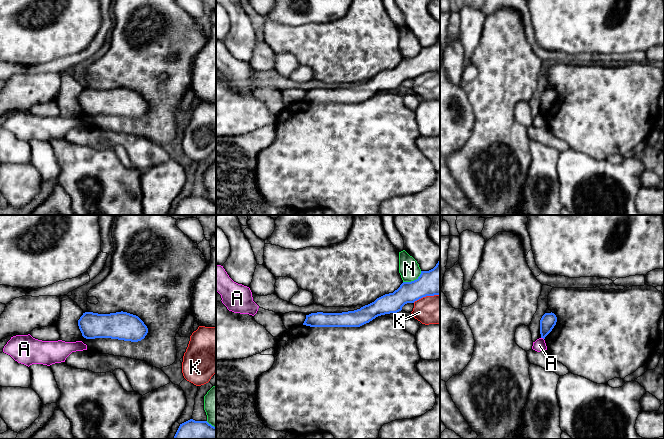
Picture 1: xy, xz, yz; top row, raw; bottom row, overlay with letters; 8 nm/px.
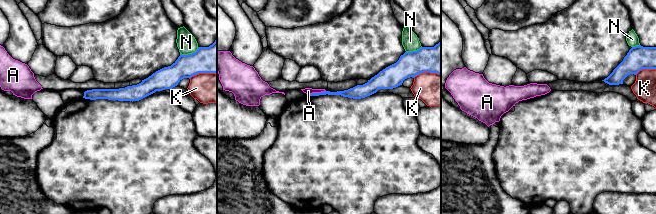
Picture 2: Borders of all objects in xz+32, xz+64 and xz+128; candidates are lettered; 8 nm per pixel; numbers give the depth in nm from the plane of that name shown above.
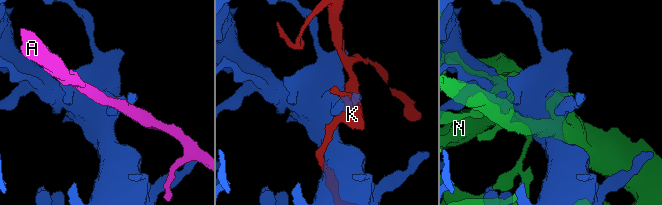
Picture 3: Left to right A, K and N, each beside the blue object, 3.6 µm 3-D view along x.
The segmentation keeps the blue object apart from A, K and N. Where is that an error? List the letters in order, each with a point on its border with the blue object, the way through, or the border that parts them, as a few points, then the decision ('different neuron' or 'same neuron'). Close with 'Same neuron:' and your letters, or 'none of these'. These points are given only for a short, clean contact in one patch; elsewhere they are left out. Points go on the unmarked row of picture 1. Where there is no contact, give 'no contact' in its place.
A: yz (542, 113) | along yz (541, 113), (543, 115) | different neuron
K: xz (426, 71) | different neuron
N: xz (414, 56) | different neuron
Same neuron: none of these

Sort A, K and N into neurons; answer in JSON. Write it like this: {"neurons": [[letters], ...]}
{"neurons": [["A"], ["K"], ["N"]]}

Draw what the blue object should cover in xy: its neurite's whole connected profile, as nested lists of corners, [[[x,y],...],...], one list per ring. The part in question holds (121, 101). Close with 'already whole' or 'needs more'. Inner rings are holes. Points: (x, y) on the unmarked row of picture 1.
[[[123,87],[110,90],[85,88],[78,96],[78,102],[86,115],[111,114],[138,118],[148,109],[147,102],[138,92]]]; already whole

